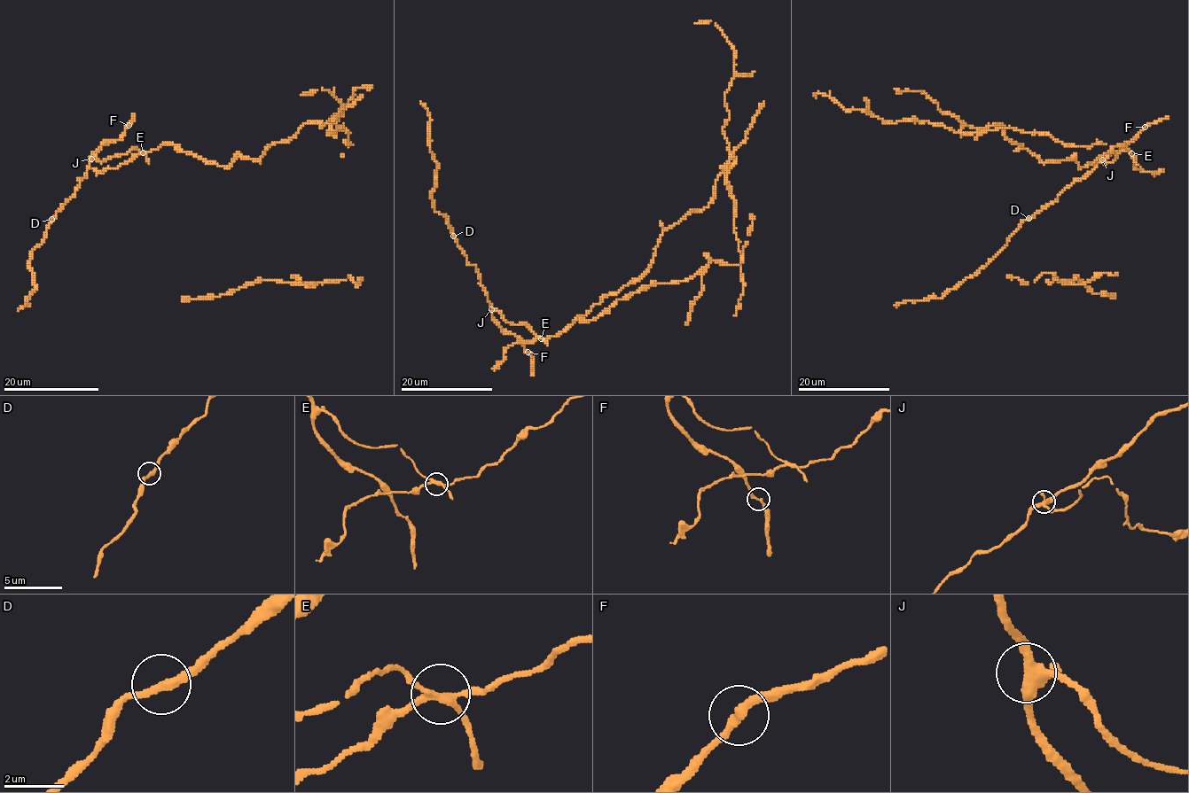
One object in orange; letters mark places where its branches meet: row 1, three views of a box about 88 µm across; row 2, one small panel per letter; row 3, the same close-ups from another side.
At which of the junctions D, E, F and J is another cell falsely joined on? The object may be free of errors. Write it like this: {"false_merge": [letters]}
{"false_merge": ["E"]}

